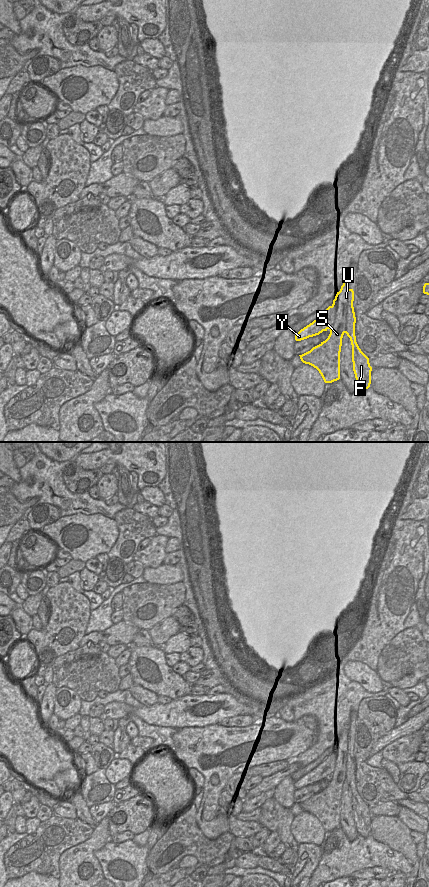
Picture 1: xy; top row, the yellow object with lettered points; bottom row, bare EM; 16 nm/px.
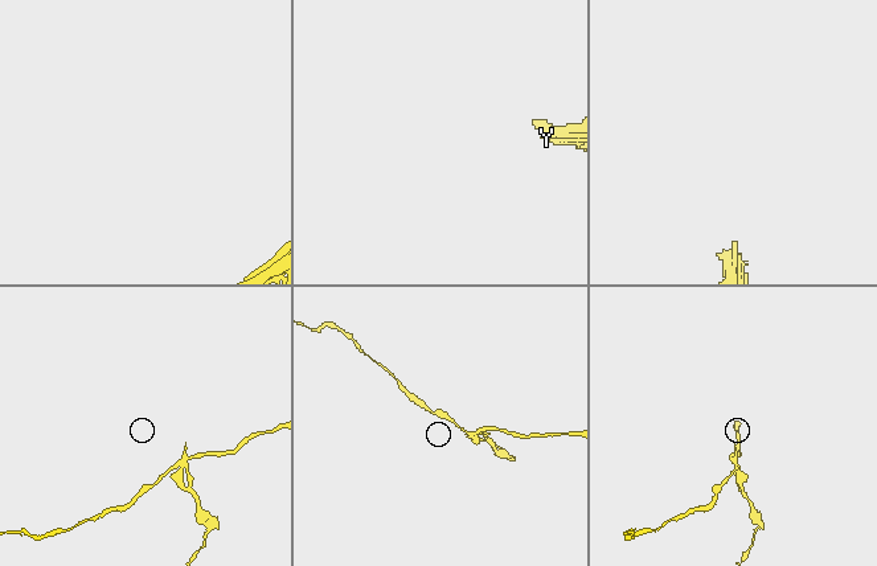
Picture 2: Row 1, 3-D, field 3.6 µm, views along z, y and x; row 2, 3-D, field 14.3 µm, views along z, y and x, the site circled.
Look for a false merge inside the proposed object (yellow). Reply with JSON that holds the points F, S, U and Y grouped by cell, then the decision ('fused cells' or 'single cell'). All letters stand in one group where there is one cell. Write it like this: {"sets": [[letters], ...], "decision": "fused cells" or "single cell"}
{"sets": [["F", "U"], ["S", "Y"]], "decision": "fused cells"}

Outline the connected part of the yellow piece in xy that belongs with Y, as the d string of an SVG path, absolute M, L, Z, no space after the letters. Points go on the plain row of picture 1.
M335 744L333 752L321 764L295 782L295 788L301 789L330 778L325 789L299 803L303 811L319 819L325 831L340 827L340 800L345 776L342 747Z

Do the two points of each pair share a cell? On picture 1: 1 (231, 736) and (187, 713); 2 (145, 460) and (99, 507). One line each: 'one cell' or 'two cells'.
1: two cells
2: two cells

